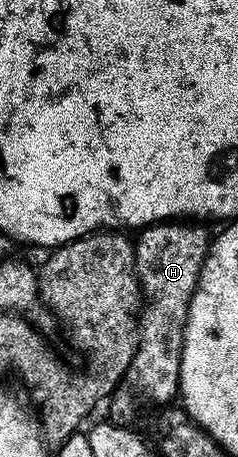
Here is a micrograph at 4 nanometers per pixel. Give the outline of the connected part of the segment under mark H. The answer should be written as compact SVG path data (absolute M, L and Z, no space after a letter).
M161 222L159 224L149 224L148 227L139 229L138 236L140 240L135 241L136 245L136 275L140 277L140 290L146 303L143 305L142 311L138 316L138 339L136 342L136 353L134 358L128 363L126 375L128 380L145 396L148 400L153 400L156 406L164 406L169 402L177 399L180 390L180 367L182 366L182 346L184 345L184 331L186 330L186 322L188 321L188 307L194 298L194 290L198 286L198 278L200 271L204 265L205 258L208 257L208 246L210 243L210 232L208 232L203 223L200 222Z

